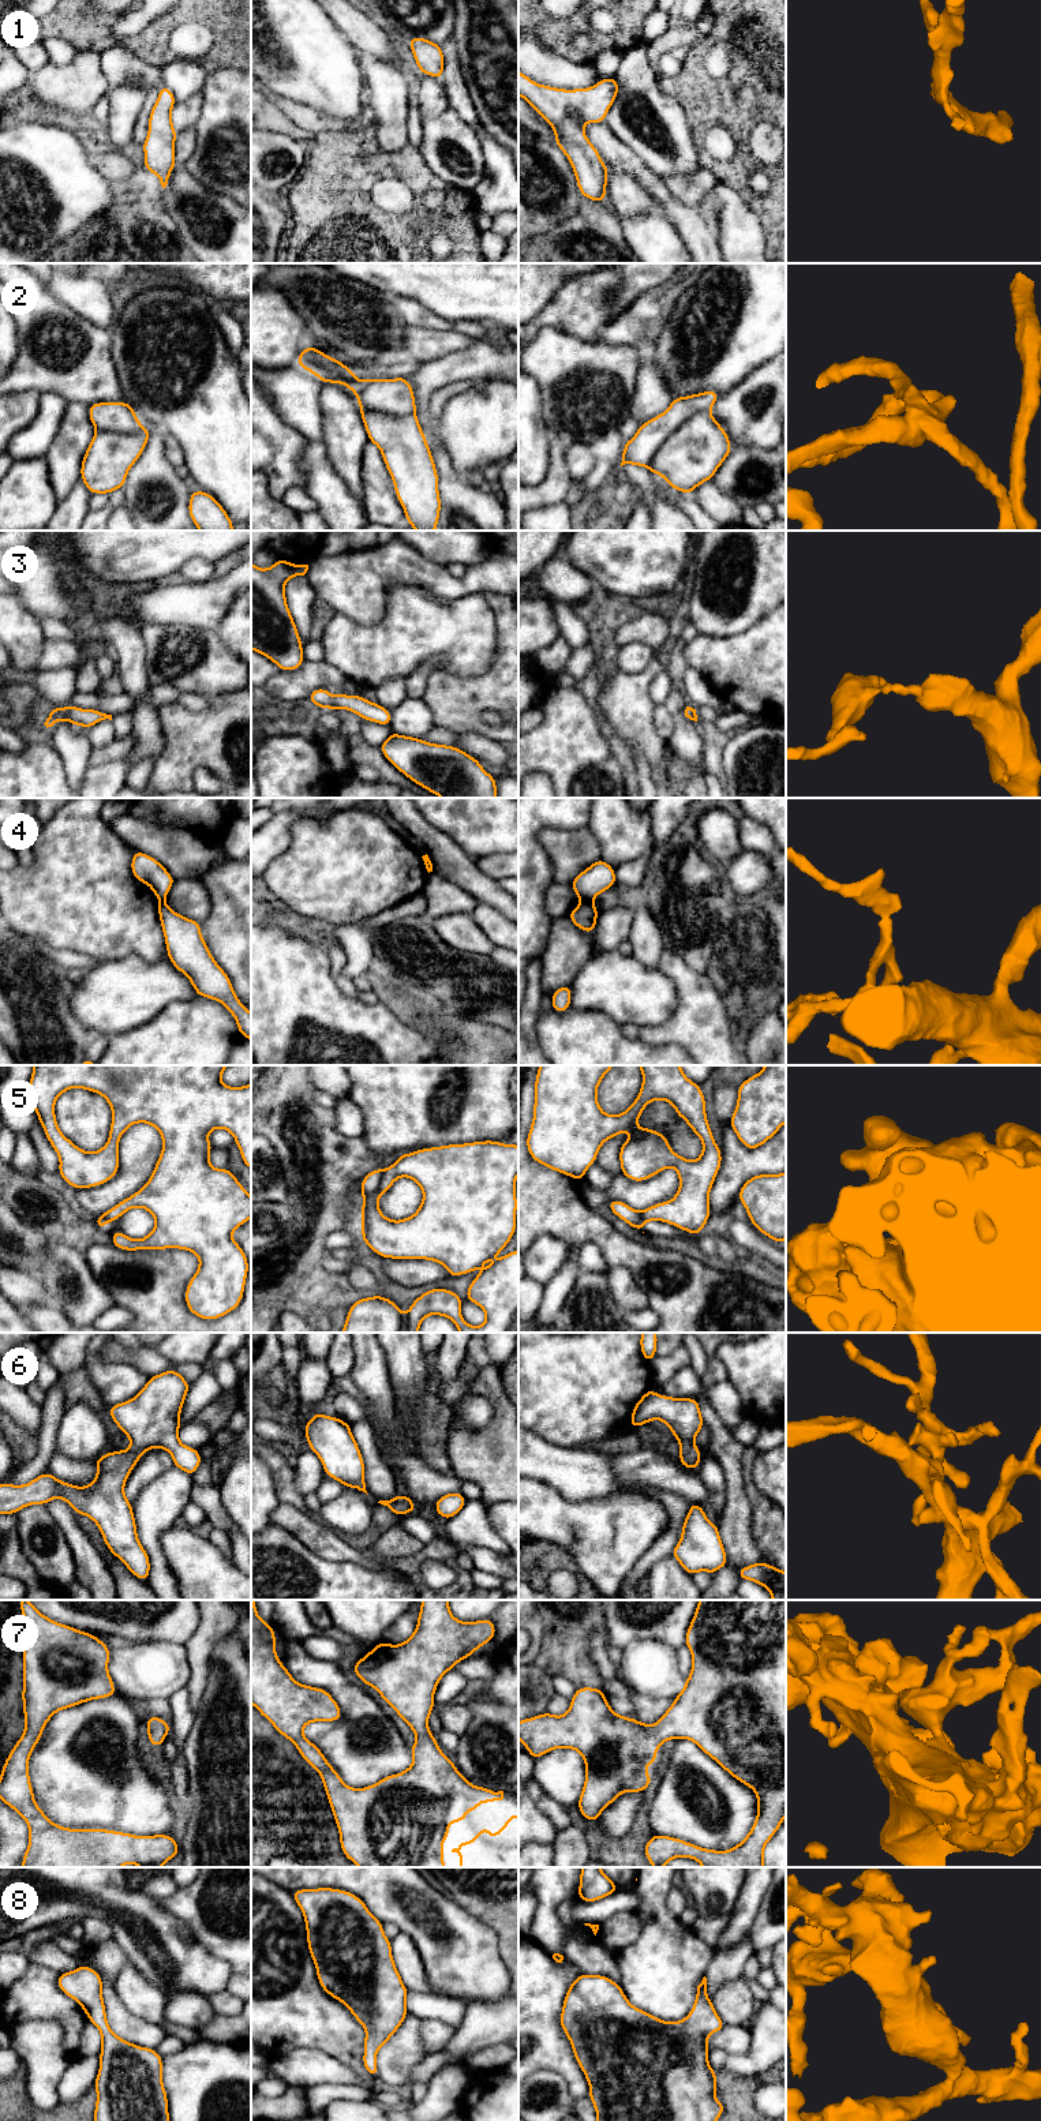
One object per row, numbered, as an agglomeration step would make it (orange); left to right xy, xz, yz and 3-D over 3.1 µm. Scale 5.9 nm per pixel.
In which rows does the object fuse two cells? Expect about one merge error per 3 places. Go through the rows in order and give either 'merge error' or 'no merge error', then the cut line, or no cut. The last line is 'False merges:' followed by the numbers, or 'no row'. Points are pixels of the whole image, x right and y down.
1: no merge error; no cut
2: no merge error; no cut
3: no merge error; no cut
4: merge error; cut in yz along (591, 902), (581, 903)
5: merge error; cut in xz along (385, 1169), (378, 1195), (363, 1200)
6: no merge error; no cut
7: no merge error; no cut
8: no merge error; no cut
False merges: 4, 5

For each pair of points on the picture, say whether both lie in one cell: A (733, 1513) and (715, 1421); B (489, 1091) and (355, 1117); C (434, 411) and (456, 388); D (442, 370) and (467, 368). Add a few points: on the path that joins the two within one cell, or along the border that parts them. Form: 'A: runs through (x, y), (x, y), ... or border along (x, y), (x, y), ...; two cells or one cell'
A: runs through (734, 1490), (730, 1456), (722, 1445); one cell
B: border along (349, 1097), (363, 1116), (362, 1136); two cells
C: runs through (437, 404), (449, 392); one cell
D: runs through (448, 368), (461, 368); one cell

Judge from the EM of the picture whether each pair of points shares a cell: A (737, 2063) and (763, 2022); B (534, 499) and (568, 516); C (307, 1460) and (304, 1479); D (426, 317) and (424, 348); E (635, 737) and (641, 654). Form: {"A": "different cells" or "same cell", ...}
{"A": "same cell", "B": "different cells", "C": "same cell", "D": "different cells", "E": "different cells"}

